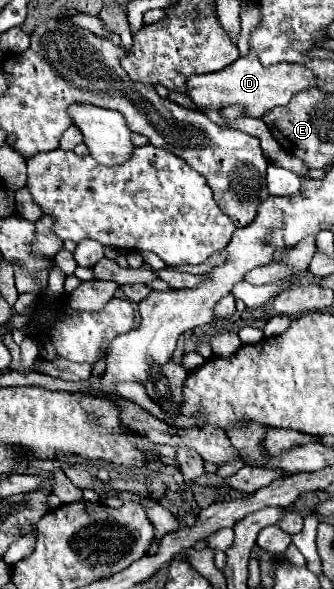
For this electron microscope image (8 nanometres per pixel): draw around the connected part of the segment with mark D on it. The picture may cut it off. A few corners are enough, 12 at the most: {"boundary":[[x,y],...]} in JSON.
{"boundary":[[250,52],[232,66],[186,80],[200,110],[242,104],[262,118],[316,86],[296,64],[264,68]]}

